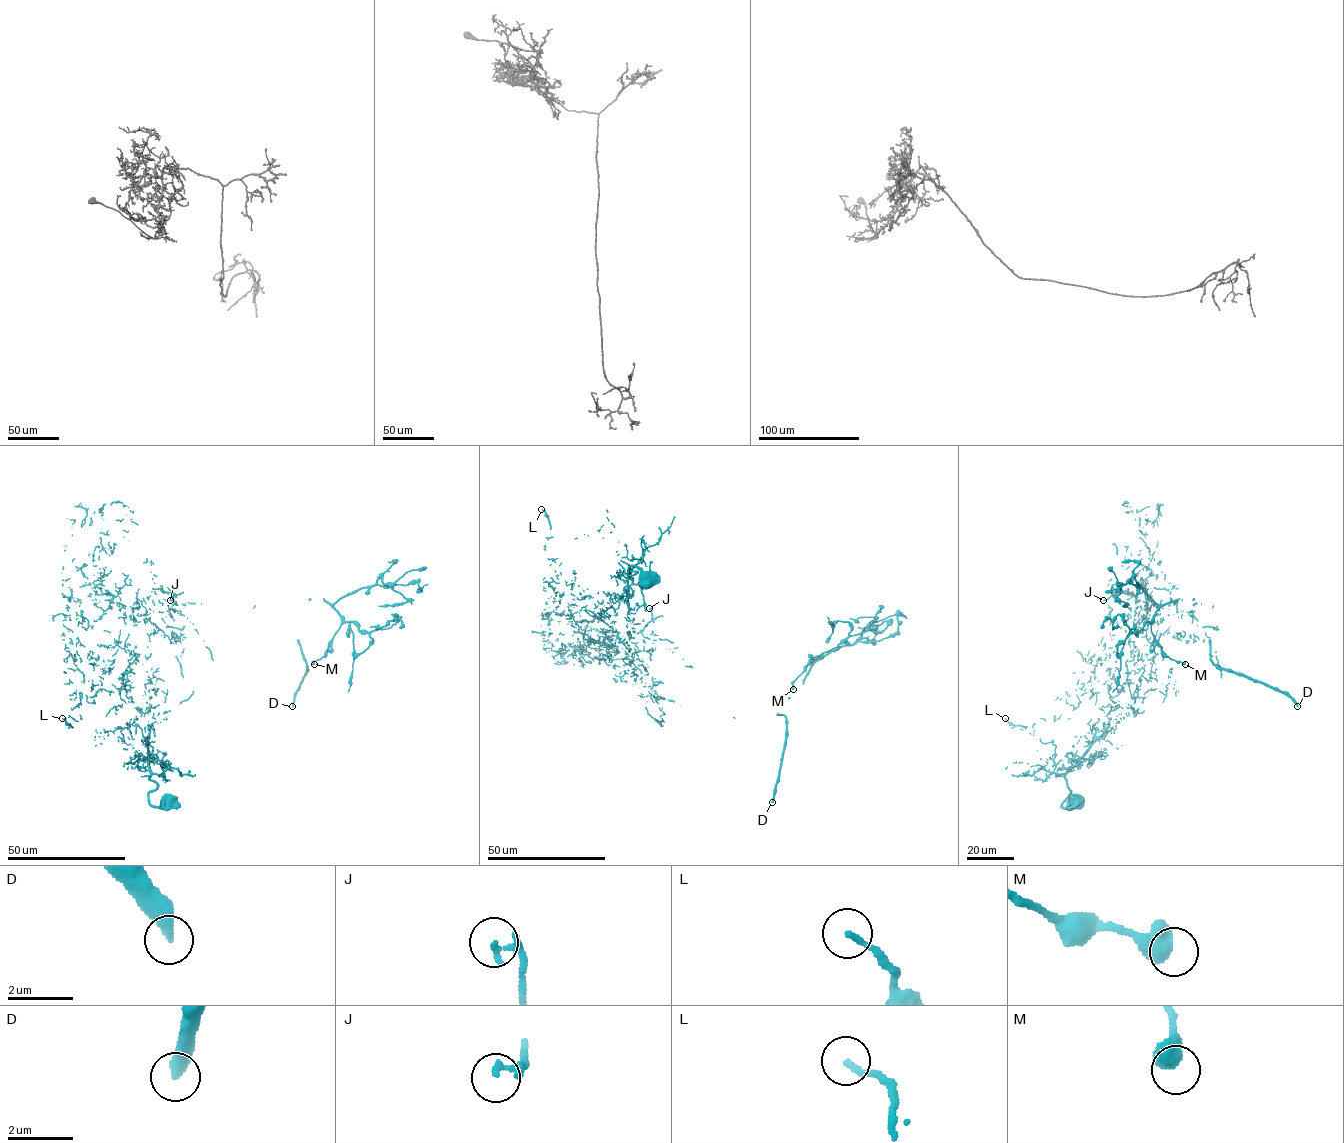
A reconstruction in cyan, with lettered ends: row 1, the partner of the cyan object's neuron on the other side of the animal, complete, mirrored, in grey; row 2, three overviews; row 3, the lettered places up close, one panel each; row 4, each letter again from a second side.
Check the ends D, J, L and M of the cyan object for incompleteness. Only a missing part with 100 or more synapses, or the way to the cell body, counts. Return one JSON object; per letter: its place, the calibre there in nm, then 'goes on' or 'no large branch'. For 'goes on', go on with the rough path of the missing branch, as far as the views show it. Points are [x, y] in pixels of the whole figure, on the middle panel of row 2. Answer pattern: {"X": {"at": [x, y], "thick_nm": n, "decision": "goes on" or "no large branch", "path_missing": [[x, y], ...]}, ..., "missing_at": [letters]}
{"D": {"at": [772, 802], "thick_nm": 400, "decision": "goes on"}, "J": {"at": [649, 608], "thick_nm": 200, "decision": "no large branch"}, "L": {"at": [541, 509], "thick_nm": 170, "decision": "no large branch"}, "M": {"at": [793, 689], "thick_nm": 700, "decision": "no large branch"}, "missing_at": ["D"]}

